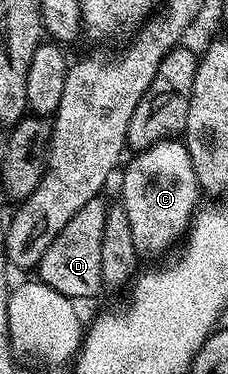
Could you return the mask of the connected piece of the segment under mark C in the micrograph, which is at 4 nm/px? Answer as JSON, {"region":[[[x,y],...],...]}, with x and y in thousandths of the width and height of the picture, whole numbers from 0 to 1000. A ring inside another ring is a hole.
{"region":[[[781,369],[728,372],[719,382],[605,406],[588,422],[557,449],[535,449],[531,540],[583,610],[583,655],[614,684],[697,682],[750,658],[763,663],[816,631],[877,551],[873,487],[846,463],[846,430],[820,406],[820,385]]]}

